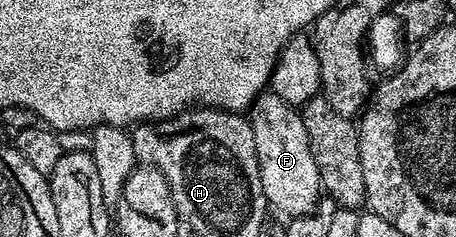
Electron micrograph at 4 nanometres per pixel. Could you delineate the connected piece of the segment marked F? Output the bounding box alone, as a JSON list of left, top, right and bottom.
[247,91,323,219]

